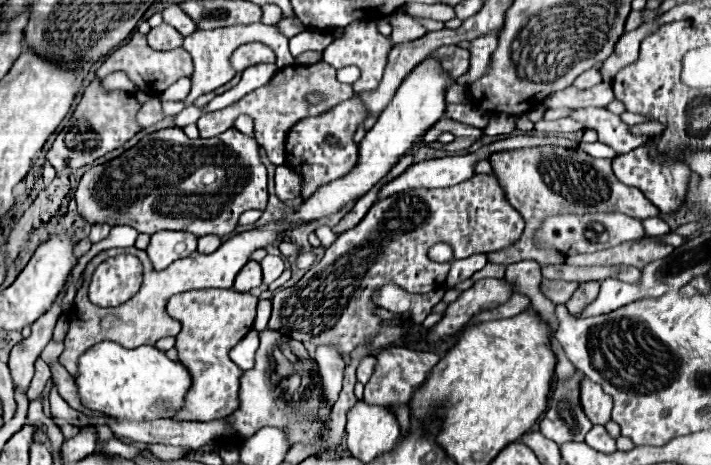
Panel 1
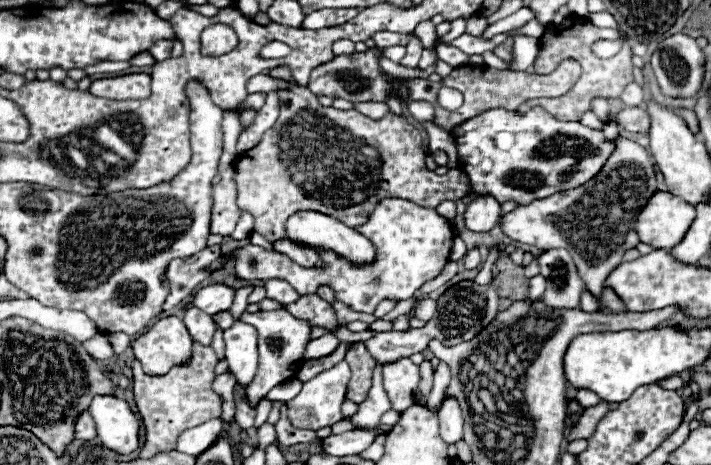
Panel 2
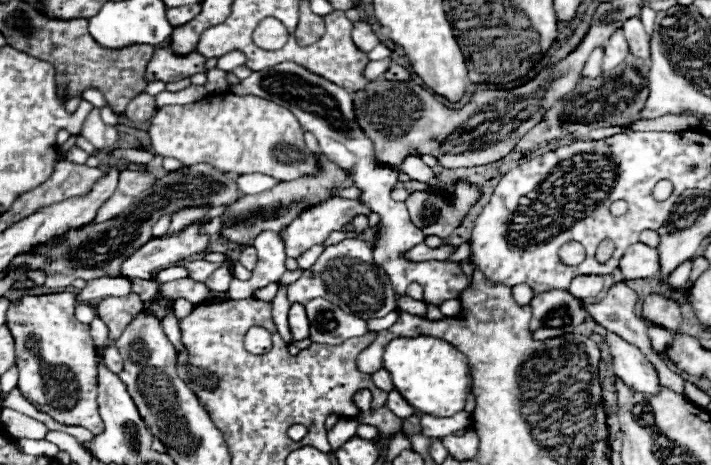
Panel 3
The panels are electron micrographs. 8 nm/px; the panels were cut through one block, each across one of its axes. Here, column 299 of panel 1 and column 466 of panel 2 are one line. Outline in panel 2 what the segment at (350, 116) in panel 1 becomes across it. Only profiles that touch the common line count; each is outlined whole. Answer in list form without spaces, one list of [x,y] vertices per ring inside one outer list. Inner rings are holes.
[[[540,106],[532,108],[526,114],[508,112],[502,108],[488,110],[472,120],[466,120],[464,124],[456,126],[452,130],[452,138],[458,146],[460,168],[468,174],[476,194],[494,196],[500,204],[514,202],[514,204],[522,204],[522,206],[530,204],[534,200],[552,196],[556,192],[564,192],[564,190],[572,190],[572,188],[582,186],[584,182],[592,180],[602,170],[606,160],[616,150],[616,140],[608,142],[604,138],[602,130],[588,128],[580,122],[556,120]]]

